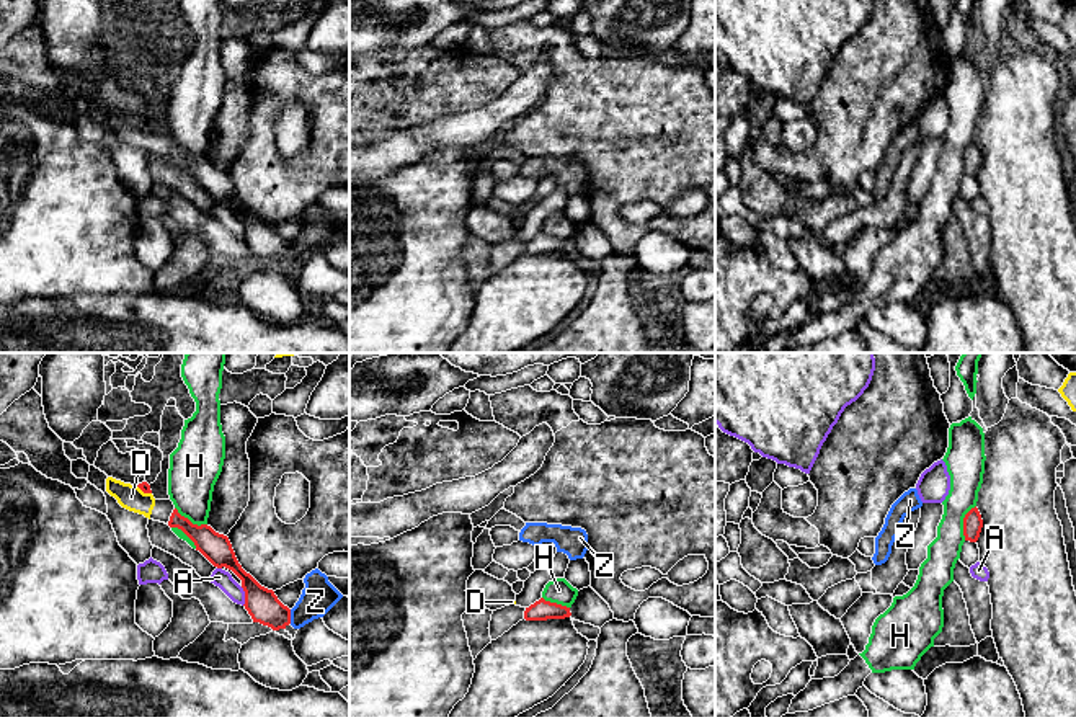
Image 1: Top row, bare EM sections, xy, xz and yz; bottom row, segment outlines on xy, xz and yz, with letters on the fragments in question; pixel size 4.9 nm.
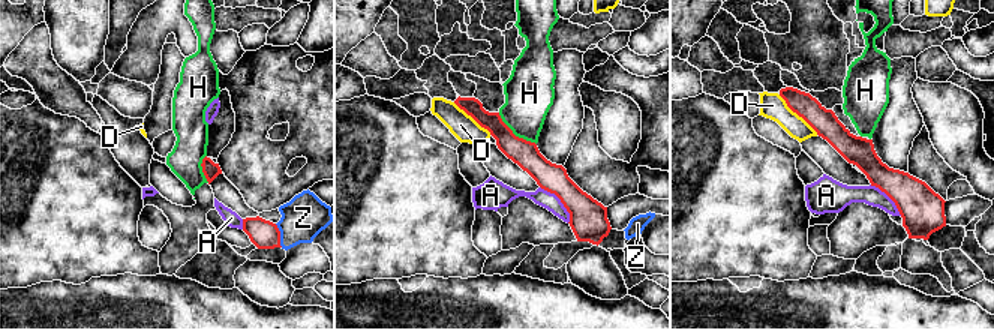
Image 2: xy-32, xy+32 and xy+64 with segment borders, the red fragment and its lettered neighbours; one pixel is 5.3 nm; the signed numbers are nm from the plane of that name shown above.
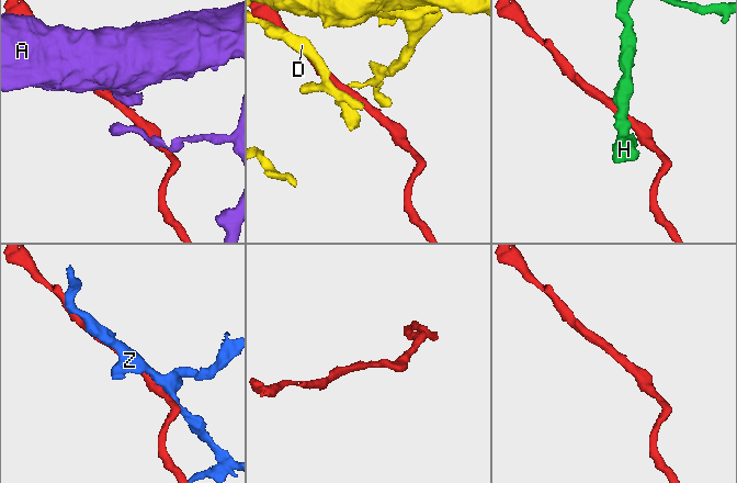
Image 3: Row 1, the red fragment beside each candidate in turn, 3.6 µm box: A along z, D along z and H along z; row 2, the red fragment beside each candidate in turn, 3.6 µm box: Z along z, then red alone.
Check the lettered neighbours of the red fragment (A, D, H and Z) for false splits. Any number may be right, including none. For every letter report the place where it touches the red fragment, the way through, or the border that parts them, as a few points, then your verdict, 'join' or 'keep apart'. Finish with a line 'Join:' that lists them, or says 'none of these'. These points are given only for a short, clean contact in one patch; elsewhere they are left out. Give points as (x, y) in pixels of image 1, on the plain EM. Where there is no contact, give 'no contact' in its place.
A: xy (245, 231) | keep apart
D: xy (144, 126) | keep apart
H: yz (964, 157) | along yz (975, 139), (964, 152), (964, 173) | keep apart
Z: xy (289, 250) | keep apart
Join: none of these

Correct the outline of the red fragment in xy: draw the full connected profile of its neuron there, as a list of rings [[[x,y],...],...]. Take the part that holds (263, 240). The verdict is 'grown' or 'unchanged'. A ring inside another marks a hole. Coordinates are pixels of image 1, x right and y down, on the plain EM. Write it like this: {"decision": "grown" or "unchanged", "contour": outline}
{"decision": "unchanged", "contour": [[[175,142],[170,162],[181,163],[214,201],[232,204],[240,214],[245,225],[245,243],[253,256],[271,261],[273,265],[286,263],[291,258],[291,243],[284,240],[273,224],[261,220],[250,207],[238,198],[232,178],[227,170],[216,167],[207,158],[193,158],[181,150]]]}

